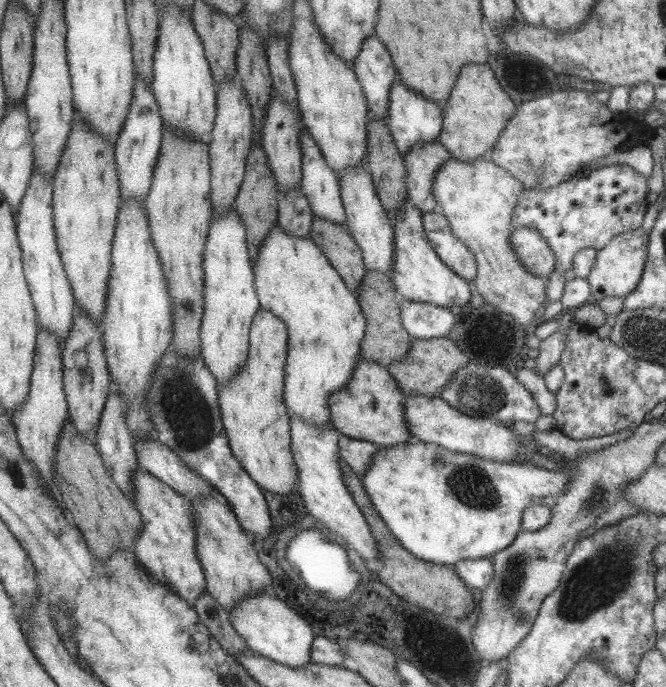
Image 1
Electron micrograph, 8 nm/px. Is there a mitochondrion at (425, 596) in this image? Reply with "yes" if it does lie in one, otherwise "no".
no

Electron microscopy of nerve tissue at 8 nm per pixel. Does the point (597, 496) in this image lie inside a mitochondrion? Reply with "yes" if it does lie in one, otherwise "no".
yes

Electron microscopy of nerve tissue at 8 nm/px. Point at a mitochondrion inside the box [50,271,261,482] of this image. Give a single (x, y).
(188, 416)

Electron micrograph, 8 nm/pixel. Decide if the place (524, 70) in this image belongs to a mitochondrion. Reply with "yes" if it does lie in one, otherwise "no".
no

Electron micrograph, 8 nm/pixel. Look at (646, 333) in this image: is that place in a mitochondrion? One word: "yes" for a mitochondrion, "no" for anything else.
yes

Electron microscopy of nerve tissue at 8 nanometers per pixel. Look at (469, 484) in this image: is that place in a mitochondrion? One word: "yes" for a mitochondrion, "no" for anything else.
yes

